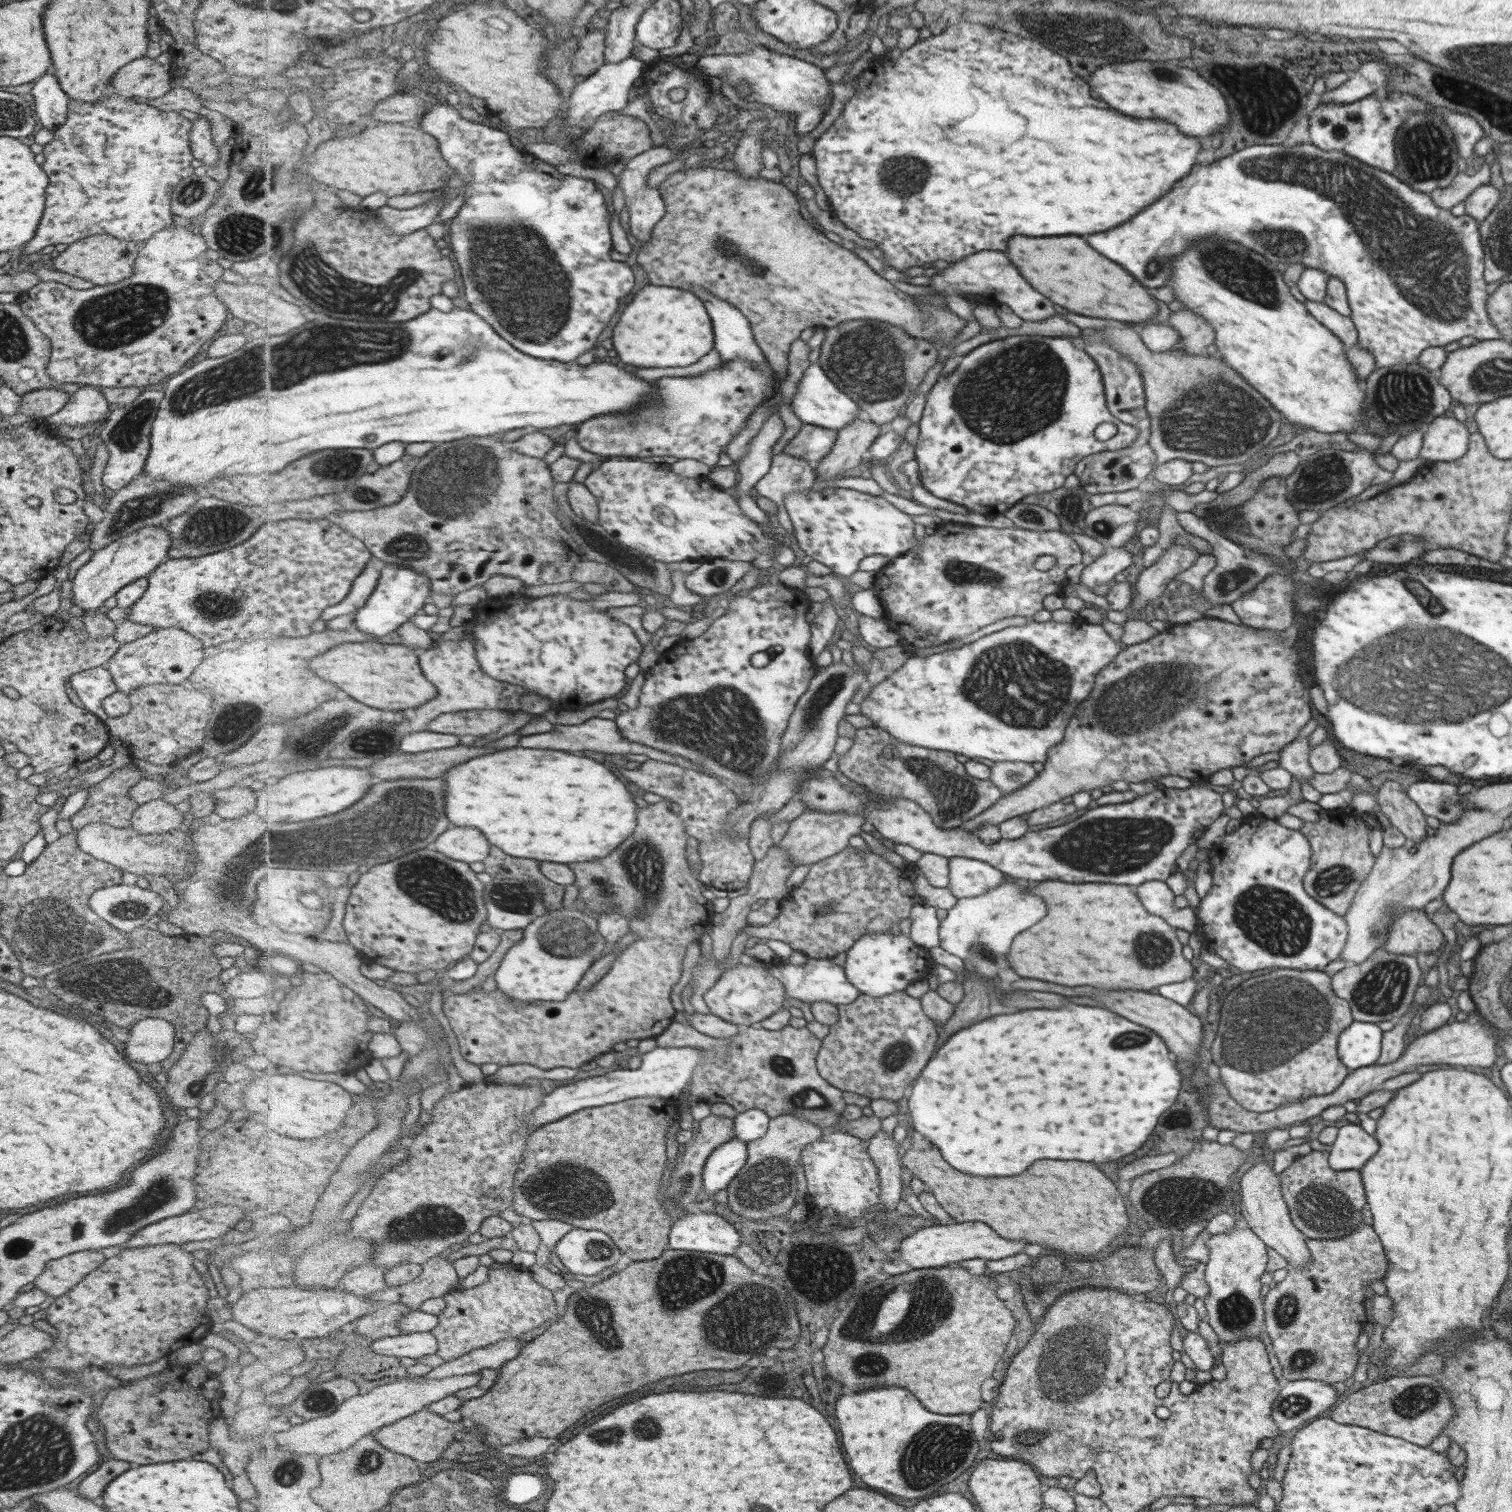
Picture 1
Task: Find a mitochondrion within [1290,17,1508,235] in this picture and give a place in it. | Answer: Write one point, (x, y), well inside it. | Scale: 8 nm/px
(1426, 150)

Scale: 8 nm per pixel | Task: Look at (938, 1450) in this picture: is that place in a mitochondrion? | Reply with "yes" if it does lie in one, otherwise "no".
yes

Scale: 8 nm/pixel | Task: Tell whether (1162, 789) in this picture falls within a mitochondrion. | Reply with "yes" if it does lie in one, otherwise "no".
no

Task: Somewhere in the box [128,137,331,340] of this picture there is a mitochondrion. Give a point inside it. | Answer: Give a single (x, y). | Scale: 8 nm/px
(239, 234)

